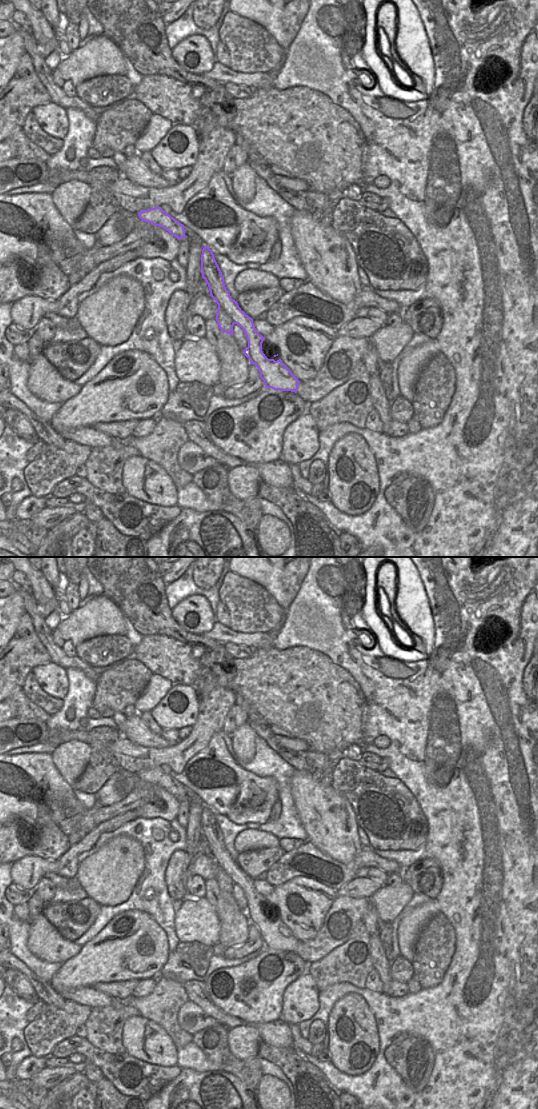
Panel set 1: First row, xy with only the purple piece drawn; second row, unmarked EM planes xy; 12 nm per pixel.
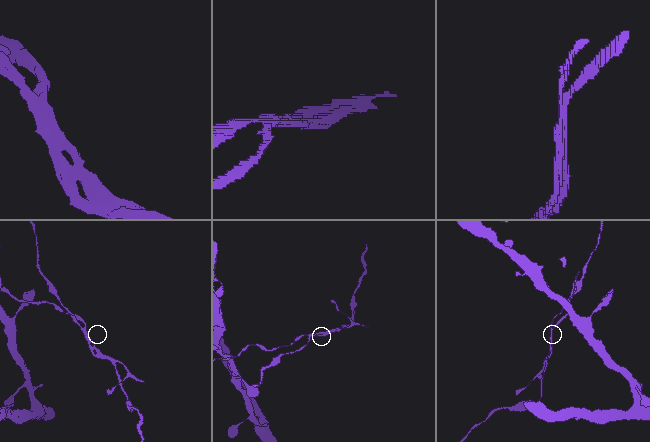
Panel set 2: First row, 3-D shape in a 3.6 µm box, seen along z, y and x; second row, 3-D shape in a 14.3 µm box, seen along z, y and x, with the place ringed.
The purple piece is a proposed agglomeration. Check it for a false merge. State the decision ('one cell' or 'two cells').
two cells

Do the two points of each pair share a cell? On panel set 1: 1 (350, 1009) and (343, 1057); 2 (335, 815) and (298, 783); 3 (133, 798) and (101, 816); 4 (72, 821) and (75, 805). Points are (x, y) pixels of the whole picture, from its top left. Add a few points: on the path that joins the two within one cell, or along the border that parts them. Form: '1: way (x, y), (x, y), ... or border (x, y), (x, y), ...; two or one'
1: way (361, 1022), (368, 1031), (363, 1032), (351, 1044); one
2: way (326, 811), (307, 792); one
3: way (125, 803), (109, 812); one
4: way (72, 817), (73, 809); one

